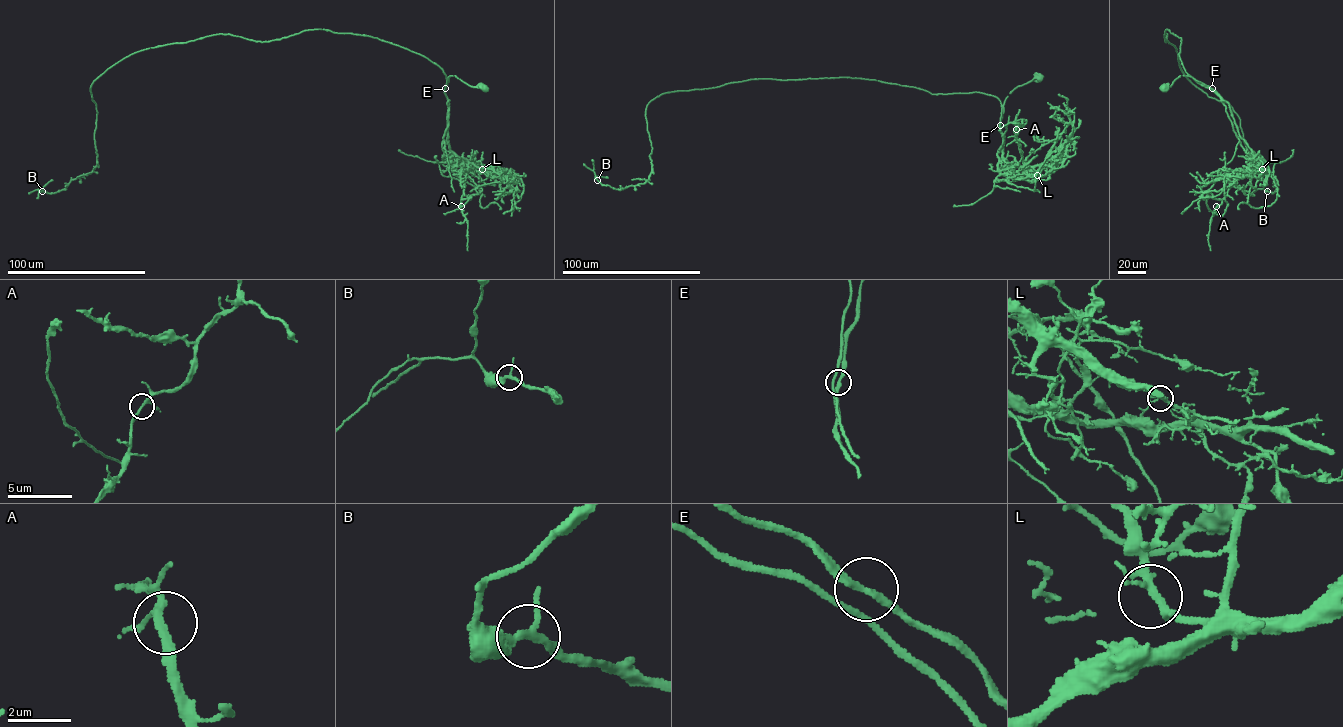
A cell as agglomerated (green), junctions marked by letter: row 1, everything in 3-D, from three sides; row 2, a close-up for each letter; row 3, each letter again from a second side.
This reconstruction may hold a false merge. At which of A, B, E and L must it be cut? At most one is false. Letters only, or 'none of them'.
none of them

